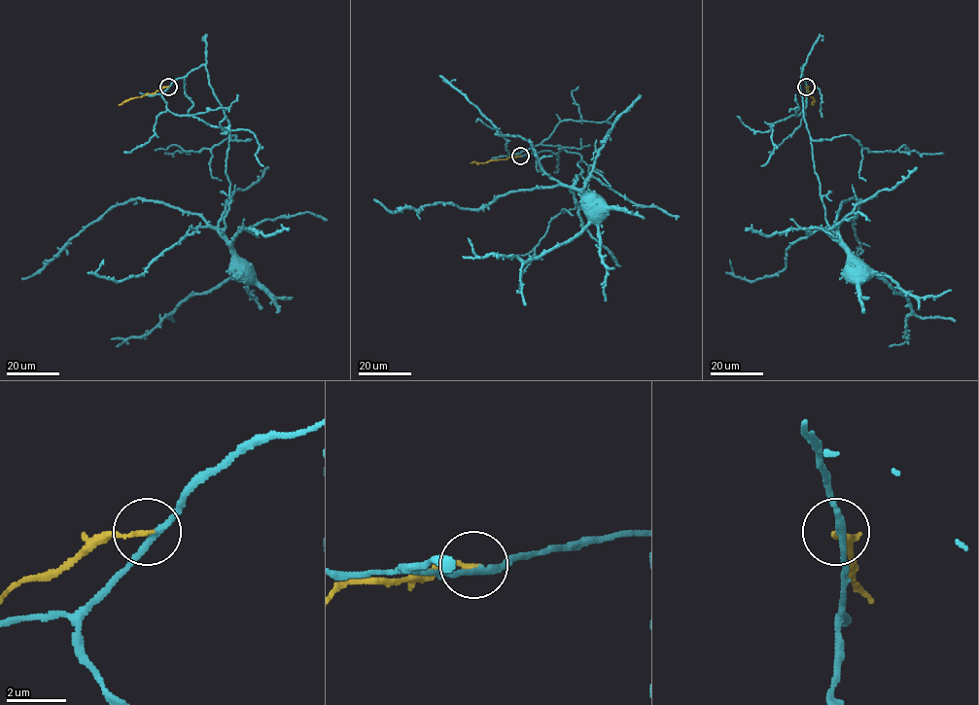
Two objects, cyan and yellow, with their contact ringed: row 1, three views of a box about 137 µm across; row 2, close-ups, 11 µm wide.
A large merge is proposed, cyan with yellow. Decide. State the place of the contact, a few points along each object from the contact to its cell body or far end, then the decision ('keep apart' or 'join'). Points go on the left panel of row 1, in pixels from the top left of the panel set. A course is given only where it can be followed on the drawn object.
place (168, 87); course cyan (168, 87), (204, 65), (209, 86), (228, 124), (226, 172), (230, 203), (223, 234), (239, 271); course yellow (168, 87), (119, 105); keep apart

